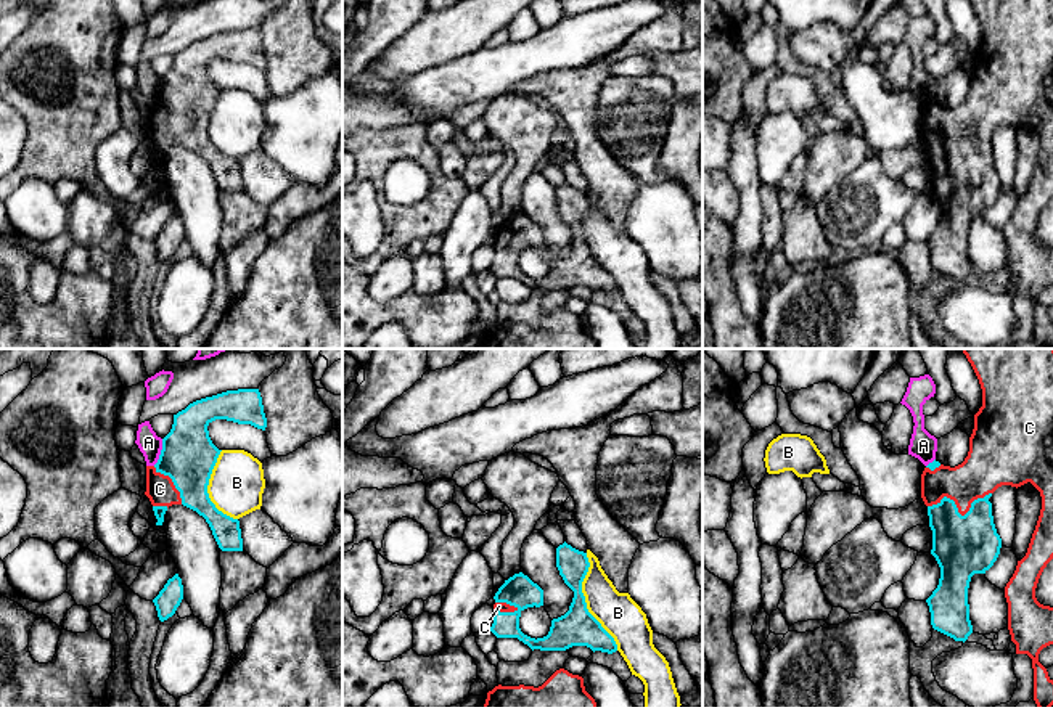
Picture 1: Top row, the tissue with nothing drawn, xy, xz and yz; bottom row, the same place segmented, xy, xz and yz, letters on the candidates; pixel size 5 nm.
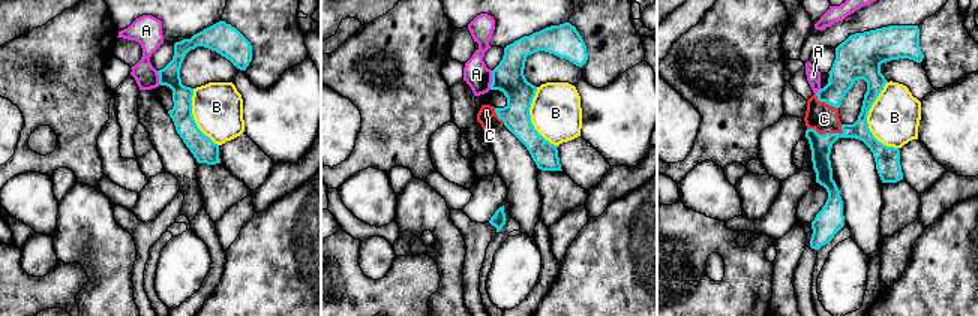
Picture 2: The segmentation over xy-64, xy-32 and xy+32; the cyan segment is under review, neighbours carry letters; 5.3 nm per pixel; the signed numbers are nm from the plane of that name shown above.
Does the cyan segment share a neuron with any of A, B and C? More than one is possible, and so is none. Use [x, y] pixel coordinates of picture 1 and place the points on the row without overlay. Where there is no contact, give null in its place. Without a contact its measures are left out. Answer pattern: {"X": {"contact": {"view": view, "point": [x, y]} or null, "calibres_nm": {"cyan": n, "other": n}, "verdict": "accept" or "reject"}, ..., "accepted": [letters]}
{"A": {"contact": {"view": "xy", "point": [161, 92]}, "calibres_nm": {"cyan": 280, "other": 110}, "verdict": "reject"}, "B": {"contact": {"view": "xz", "point": [584, 241]}, "calibres_nm": {"cyan": 190, "other": 200}, "verdict": "reject"}, "C": {"contact": {"view": "yz", "point": [957, 151]}, "calibres_nm": {"cyan": 300, "other": 220}, "verdict": "accept"}, "accepted": ["C"]}

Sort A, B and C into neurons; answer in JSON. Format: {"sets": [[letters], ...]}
{"sets": [["A"], ["B"], ["C"]]}

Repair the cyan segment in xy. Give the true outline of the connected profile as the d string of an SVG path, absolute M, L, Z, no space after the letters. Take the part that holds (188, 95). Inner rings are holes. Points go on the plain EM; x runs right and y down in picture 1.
M259 29L227 31L196 40L174 55L158 103L146 106L145 135L153 145L156 166L162 166L169 146L183 145L206 159L222 191L243 191L240 161L219 151L207 133L222 92L207 71L215 59L265 71L267 58Z

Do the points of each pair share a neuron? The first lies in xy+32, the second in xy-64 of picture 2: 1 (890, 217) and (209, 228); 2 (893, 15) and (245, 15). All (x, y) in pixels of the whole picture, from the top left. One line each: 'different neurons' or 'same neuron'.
1: different neurons
2: different neurons

